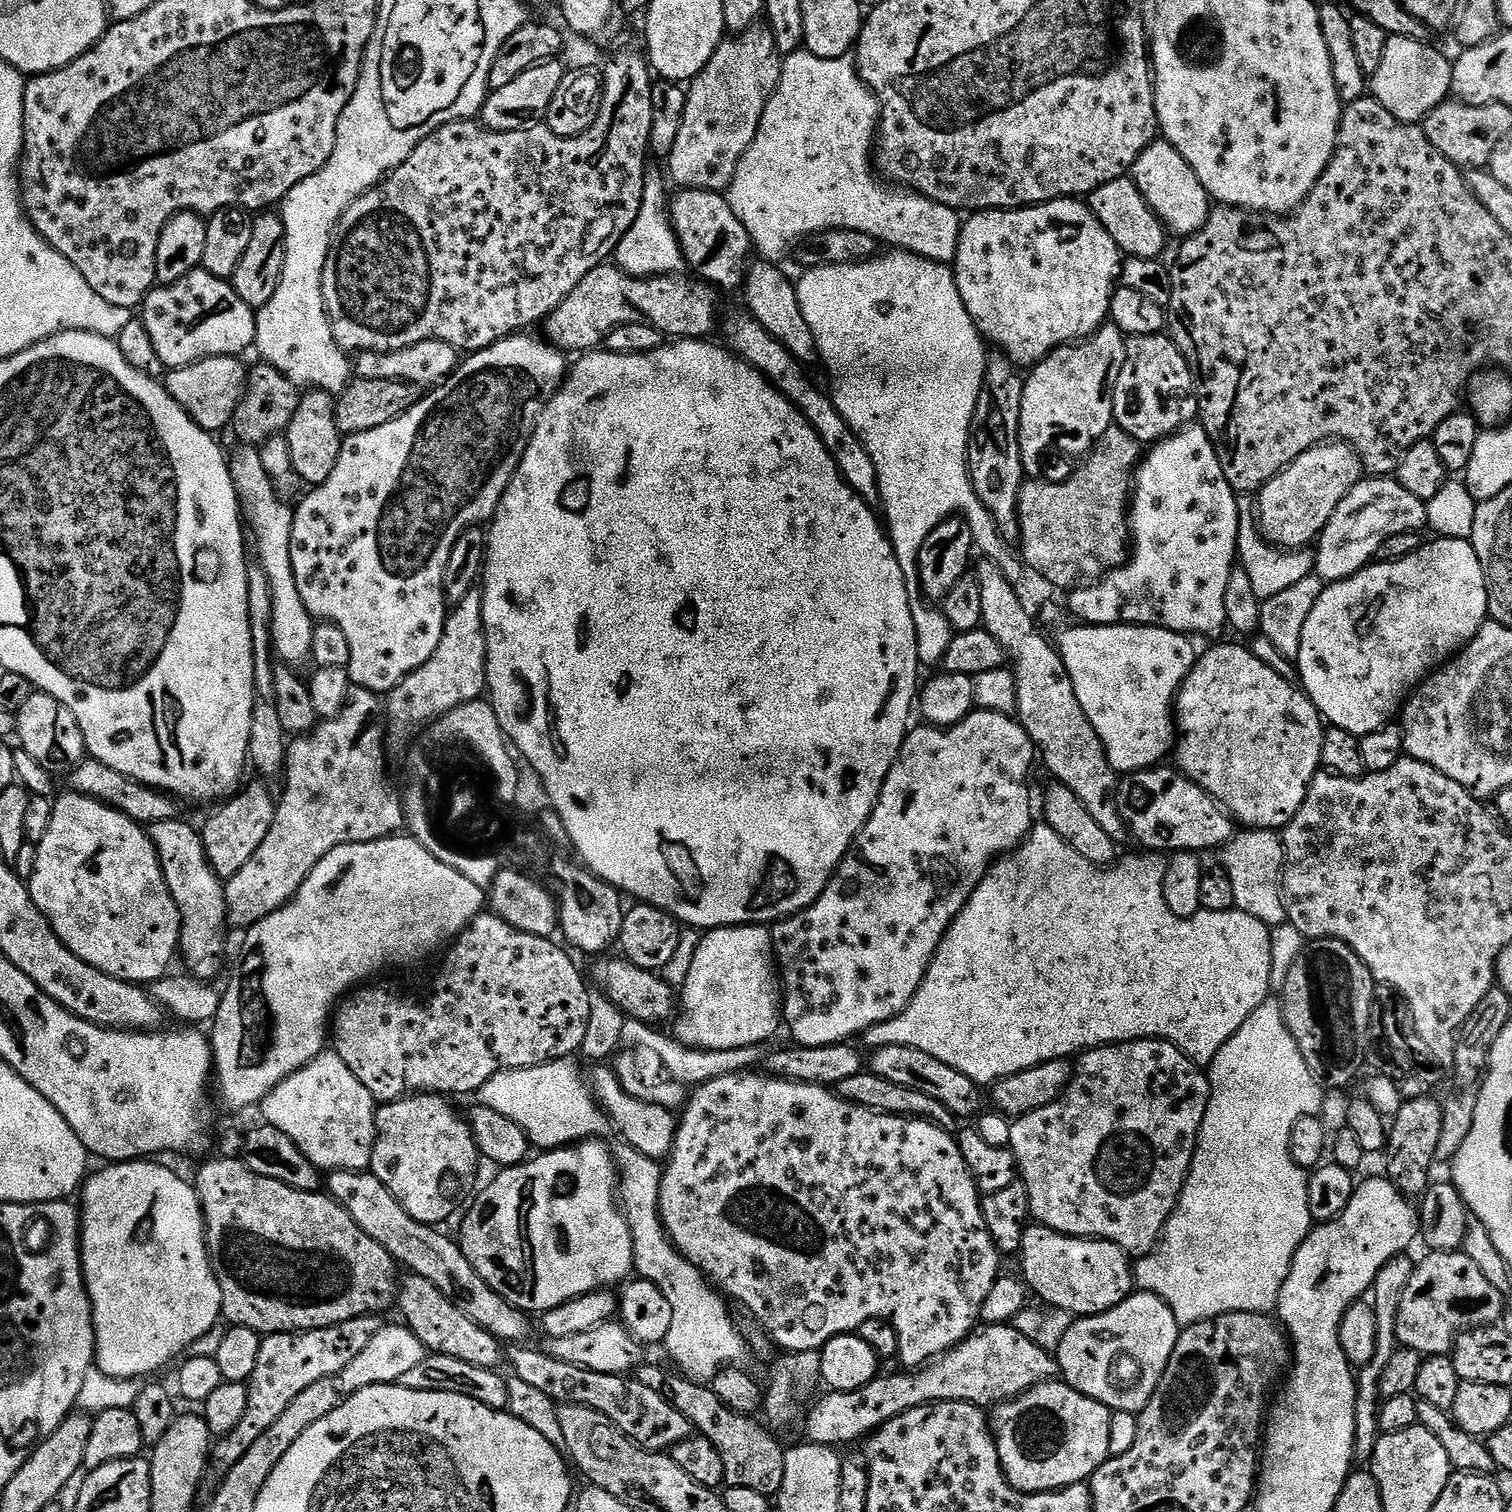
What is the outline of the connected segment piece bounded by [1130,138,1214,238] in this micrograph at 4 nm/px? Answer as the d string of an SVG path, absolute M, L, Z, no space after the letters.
M1157 138L1140 155L1130 175L1136 181L1142 198L1146 198L1156 217L1164 223L1165 229L1173 237L1187 238L1202 230L1202 226L1206 226L1214 207L1213 201L1202 182L1198 182L1198 174L1190 170L1186 158L1182 158L1182 154L1178 154L1178 150L1174 150L1174 146L1170 146L1168 140Z

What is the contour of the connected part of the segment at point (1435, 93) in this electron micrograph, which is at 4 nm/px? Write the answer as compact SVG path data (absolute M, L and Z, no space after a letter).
M1389 36L1386 42L1386 54L1382 54L1382 66L1370 78L1370 92L1379 104L1394 118L1398 118L1407 124L1419 125L1424 117L1429 116L1438 105L1449 99L1452 91L1452 60L1444 57L1436 48L1431 48L1431 43L1415 40L1414 38L1402 38L1401 36Z

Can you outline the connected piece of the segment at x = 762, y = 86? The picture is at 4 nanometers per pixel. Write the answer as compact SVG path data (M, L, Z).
M753 26L747 32L720 41L710 62L706 62L704 69L686 88L688 101L686 114L682 114L682 130L678 130L678 142L674 142L674 150L666 157L667 175L670 180L672 175L677 189L693 188L723 193L730 186L742 154L746 154L750 142L754 142L754 134L758 134L768 99L780 86L781 67L780 51L778 46L774 46L774 34L767 26Z

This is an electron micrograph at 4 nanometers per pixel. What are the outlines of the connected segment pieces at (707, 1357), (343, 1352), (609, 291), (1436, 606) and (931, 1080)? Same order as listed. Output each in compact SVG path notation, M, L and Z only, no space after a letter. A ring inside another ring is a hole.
M627 1146L615 1149L614 1159L618 1169L618 1203L624 1213L626 1222L630 1226L632 1235L632 1258L634 1272L641 1280L649 1280L662 1294L666 1294L666 1302L670 1302L670 1310L674 1315L670 1317L670 1334L666 1334L663 1347L668 1348L668 1356L677 1364L683 1375L697 1382L711 1382L723 1368L736 1366L746 1352L746 1340L740 1337L736 1324L724 1306L723 1297L713 1287L707 1276L690 1263L682 1253L672 1244L664 1223L660 1220L660 1177L662 1168L657 1161L646 1158L638 1150Z
M363 1316L354 1318L350 1322L336 1324L333 1328L315 1328L309 1332L273 1332L265 1335L260 1341L258 1350L258 1363L251 1380L248 1381L248 1401L246 1402L246 1415L242 1422L226 1436L221 1436L213 1443L210 1449L210 1472L216 1478L223 1478L230 1470L234 1470L238 1458L243 1458L250 1451L250 1446L282 1418L282 1414L302 1394L302 1390L314 1386L314 1382L322 1382L322 1378L330 1378L370 1343L370 1338L378 1334L382 1327L381 1321L376 1316Z
M605 262L590 270L574 290L550 313L543 321L543 335L548 343L560 349L565 354L587 354L599 349L607 341L608 335L618 326L632 324L638 318L645 324L654 326L668 338L708 338L716 328L716 295L717 289L713 285L699 279L687 280L687 275L675 276L631 276L617 268L615 263Z
M1436 538L1433 544L1421 543L1420 549L1401 560L1385 560L1369 563L1368 567L1355 572L1350 578L1329 583L1317 601L1314 602L1309 618L1302 629L1301 650L1295 663L1298 665L1298 680L1303 691L1307 692L1313 706L1319 710L1321 717L1331 727L1341 728L1350 734L1361 737L1374 730L1383 728L1393 719L1392 716L1403 709L1407 699L1436 671L1443 668L1461 648L1464 648L1475 636L1478 630L1489 619L1488 614L1488 587L1482 566L1478 562L1478 554L1474 550L1471 539Z
M890 1046L875 1049L870 1056L870 1071L878 1078L886 1078L886 1082L895 1082L898 1086L910 1086L910 1090L919 1090L929 1098L935 1098L946 1106L957 1118L972 1116L980 1108L981 1085L976 1084L966 1074L958 1074L946 1062L938 1062L930 1054L922 1054L922 1050L914 1050L910 1046Z

